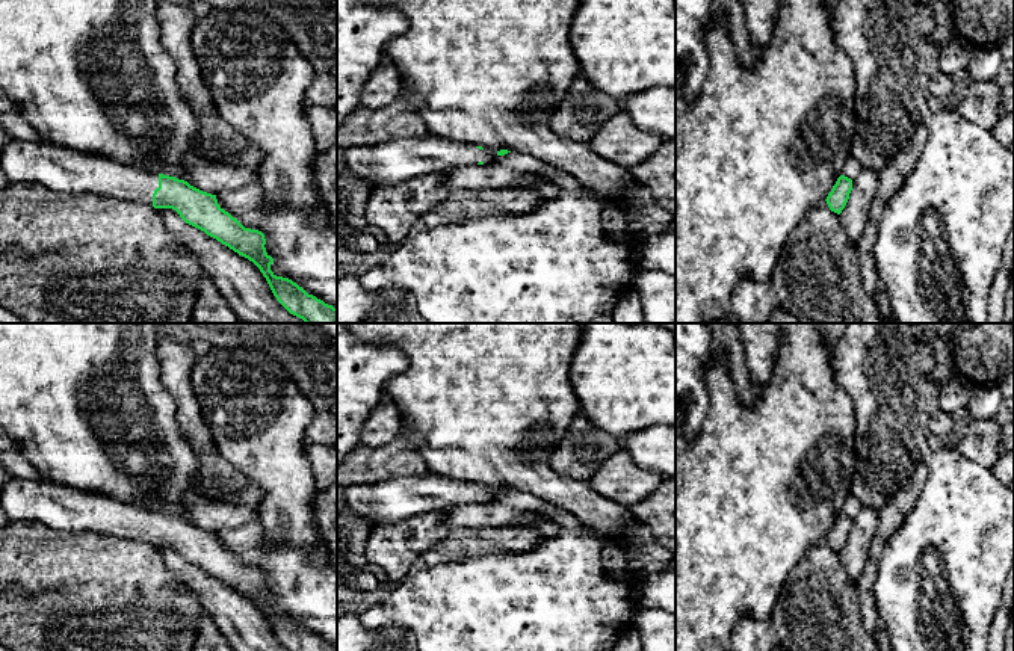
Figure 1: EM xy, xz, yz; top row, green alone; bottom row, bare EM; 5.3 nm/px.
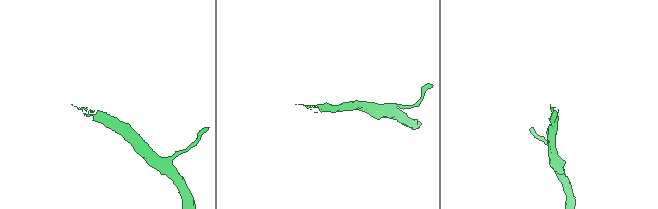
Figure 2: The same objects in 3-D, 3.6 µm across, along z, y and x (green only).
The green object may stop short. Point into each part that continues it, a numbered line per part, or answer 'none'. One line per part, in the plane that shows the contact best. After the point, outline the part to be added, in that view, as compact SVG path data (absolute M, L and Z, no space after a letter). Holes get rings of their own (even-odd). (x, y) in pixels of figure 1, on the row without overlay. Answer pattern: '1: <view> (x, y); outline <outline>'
1: xy (61, 506); outline M11 477L0 506L11 521L39 521L59 530L98 530L153 545L159 512L51 480Z

